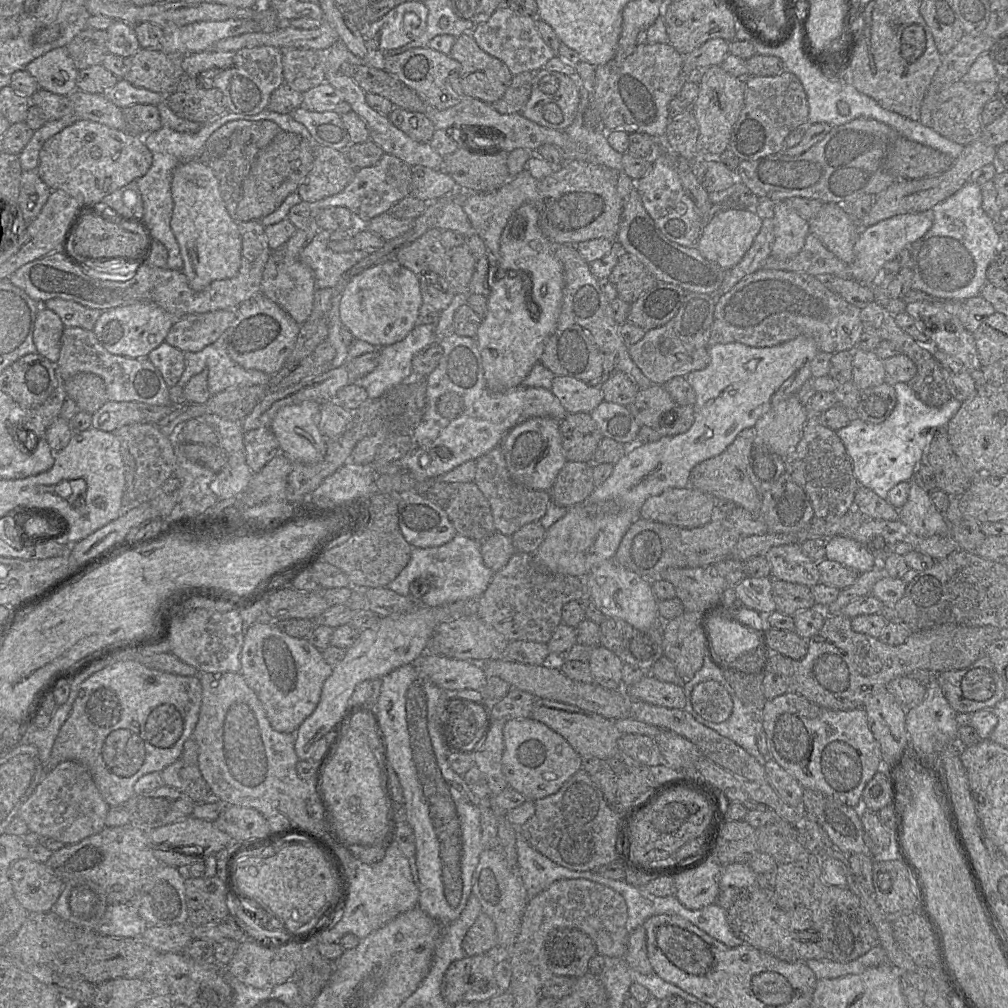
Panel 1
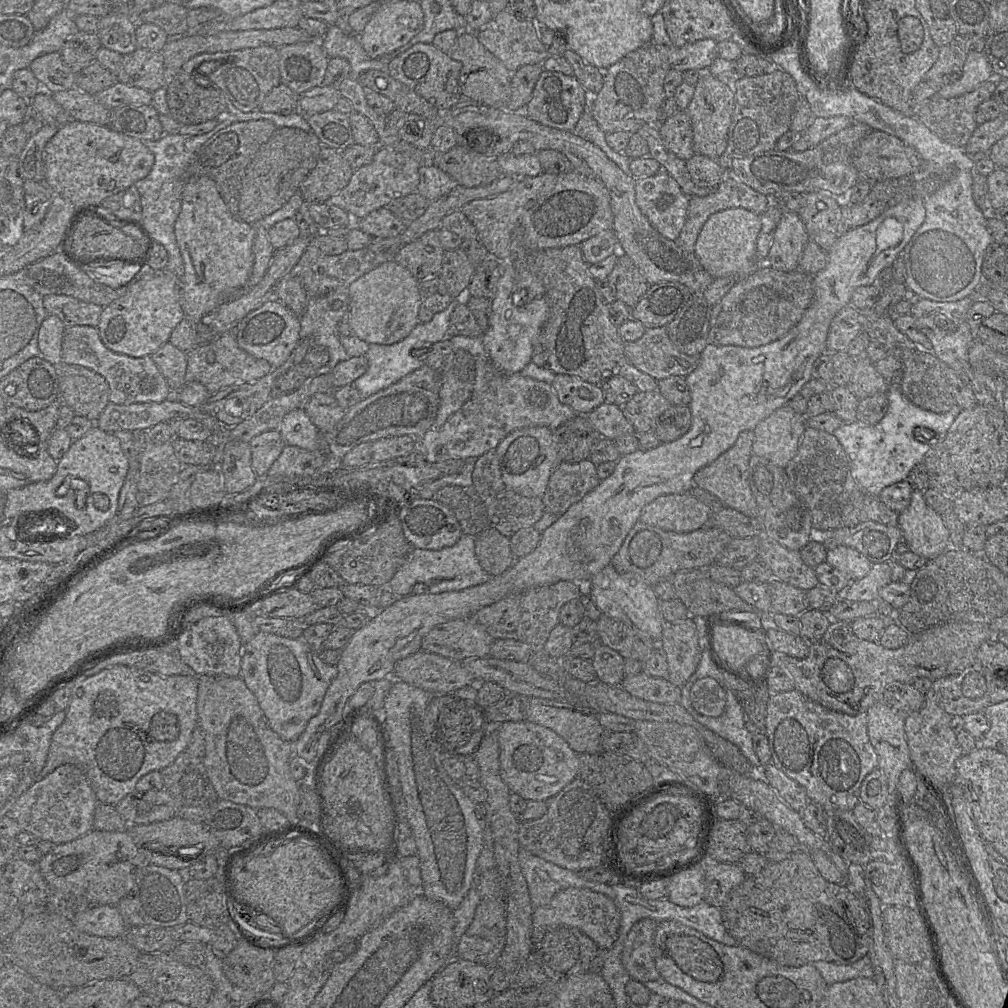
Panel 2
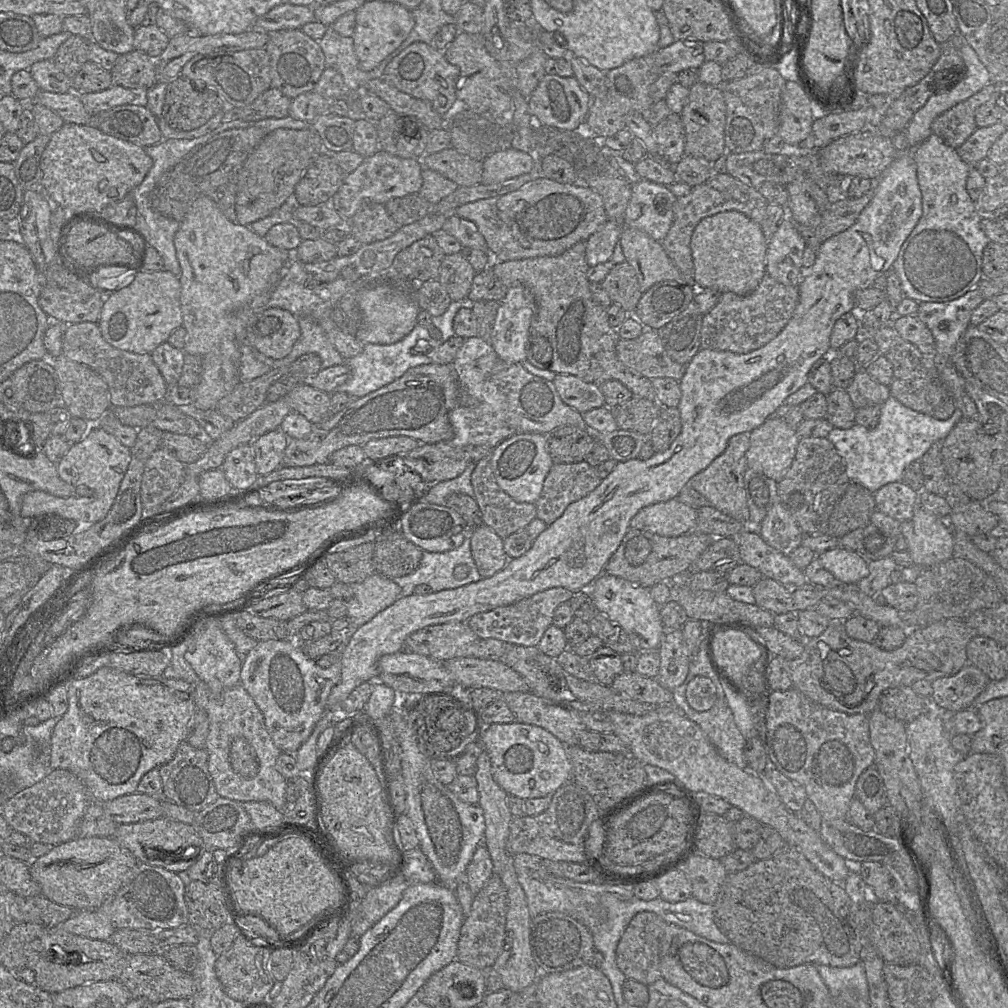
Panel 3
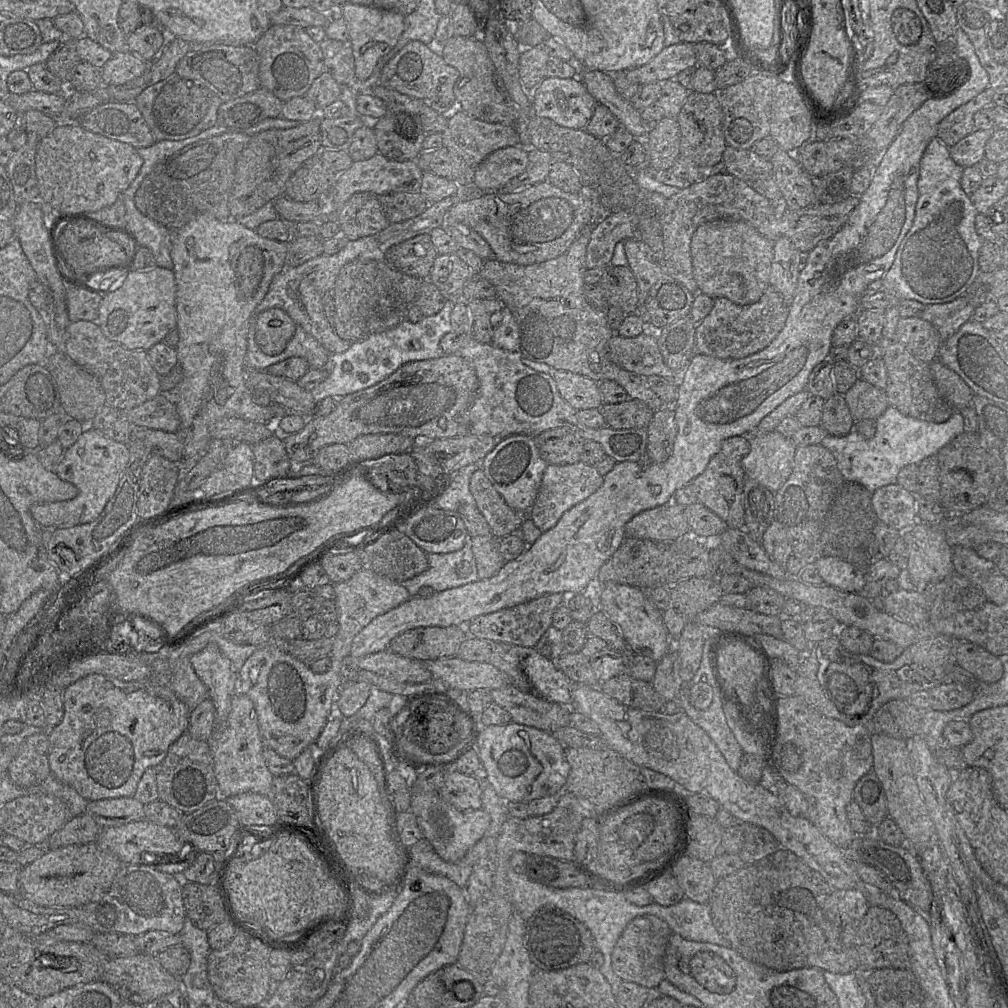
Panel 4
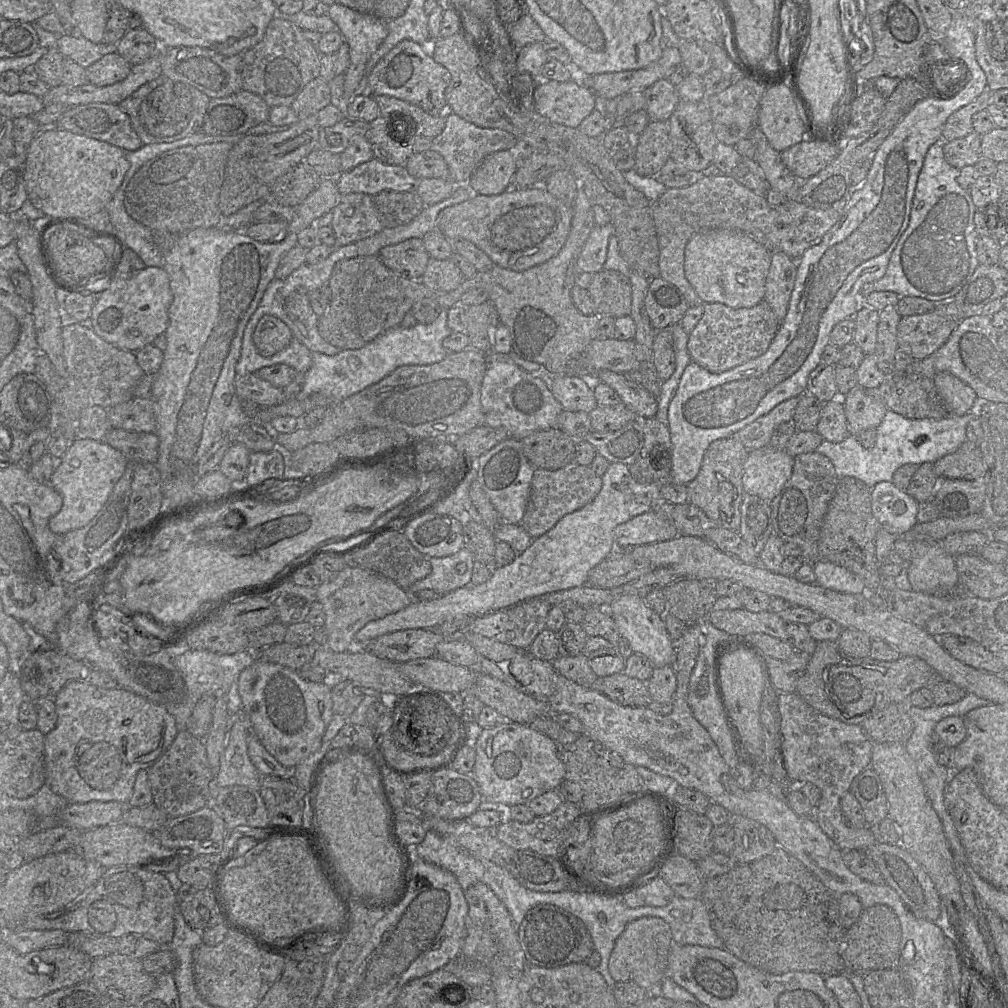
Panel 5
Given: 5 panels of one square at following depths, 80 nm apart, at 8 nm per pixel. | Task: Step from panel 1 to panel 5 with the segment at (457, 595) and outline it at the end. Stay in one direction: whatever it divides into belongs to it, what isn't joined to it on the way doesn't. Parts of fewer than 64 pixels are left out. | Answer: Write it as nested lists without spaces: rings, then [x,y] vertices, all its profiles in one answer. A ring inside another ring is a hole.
[[[465,546],[450,556],[430,557],[428,560],[431,564],[431,573],[408,588],[407,594],[410,598],[416,599],[418,592],[423,589],[447,594],[471,584],[475,559],[472,552]],[[461,562],[467,565],[467,570],[462,575],[458,574],[455,569],[456,565]]]

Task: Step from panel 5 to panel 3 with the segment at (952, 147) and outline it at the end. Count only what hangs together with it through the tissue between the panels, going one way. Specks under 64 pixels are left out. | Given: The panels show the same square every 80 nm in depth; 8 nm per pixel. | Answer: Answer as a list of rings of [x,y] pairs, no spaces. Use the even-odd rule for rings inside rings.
[[[1000,121],[991,126],[977,127],[956,151],[965,162],[975,165],[983,158],[987,158],[993,143],[1006,131],[1006,127]]]

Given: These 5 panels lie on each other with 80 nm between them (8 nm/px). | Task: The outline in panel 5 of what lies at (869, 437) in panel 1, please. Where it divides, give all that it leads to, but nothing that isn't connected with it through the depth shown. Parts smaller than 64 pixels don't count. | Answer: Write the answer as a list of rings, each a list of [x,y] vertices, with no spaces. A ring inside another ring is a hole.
[[[888,409],[876,428],[876,442],[872,448],[863,447],[858,437],[849,435],[837,443],[823,440],[815,451],[830,459],[838,478],[852,476],[872,489],[879,482],[892,482],[896,470],[905,464],[935,463],[955,452],[967,440],[966,426],[974,417],[975,409],[962,416],[949,414],[943,419],[910,419]]]

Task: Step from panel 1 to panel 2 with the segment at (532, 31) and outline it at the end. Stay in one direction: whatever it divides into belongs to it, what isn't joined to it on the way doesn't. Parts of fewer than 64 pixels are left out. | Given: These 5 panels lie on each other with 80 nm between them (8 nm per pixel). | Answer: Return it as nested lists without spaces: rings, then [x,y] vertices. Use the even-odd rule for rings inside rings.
[[[505,9],[492,17],[476,32],[480,43],[496,56],[510,72],[517,71],[528,64],[542,64],[549,56],[540,40],[538,25],[535,20],[521,20]]]

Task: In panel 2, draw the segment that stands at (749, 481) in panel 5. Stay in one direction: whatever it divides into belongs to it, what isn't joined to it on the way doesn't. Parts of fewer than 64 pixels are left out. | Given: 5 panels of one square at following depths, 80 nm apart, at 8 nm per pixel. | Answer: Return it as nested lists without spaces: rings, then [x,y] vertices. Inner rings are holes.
[[[785,405],[760,421],[753,429],[752,454],[785,469],[799,448],[806,417]]]

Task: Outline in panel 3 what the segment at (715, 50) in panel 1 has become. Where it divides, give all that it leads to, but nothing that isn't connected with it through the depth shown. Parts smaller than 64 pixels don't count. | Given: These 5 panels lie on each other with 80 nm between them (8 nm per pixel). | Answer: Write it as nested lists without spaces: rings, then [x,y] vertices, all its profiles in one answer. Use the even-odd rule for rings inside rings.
[[[678,40],[655,52],[656,74],[665,72],[678,74],[685,69],[699,69],[705,62],[704,42]]]

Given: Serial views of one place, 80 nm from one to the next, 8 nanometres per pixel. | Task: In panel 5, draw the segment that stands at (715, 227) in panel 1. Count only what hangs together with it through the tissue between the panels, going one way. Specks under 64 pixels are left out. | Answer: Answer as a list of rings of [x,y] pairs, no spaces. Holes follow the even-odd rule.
[[[710,229],[694,234],[685,247],[684,272],[703,303],[751,308],[764,299],[771,253],[743,232]]]

